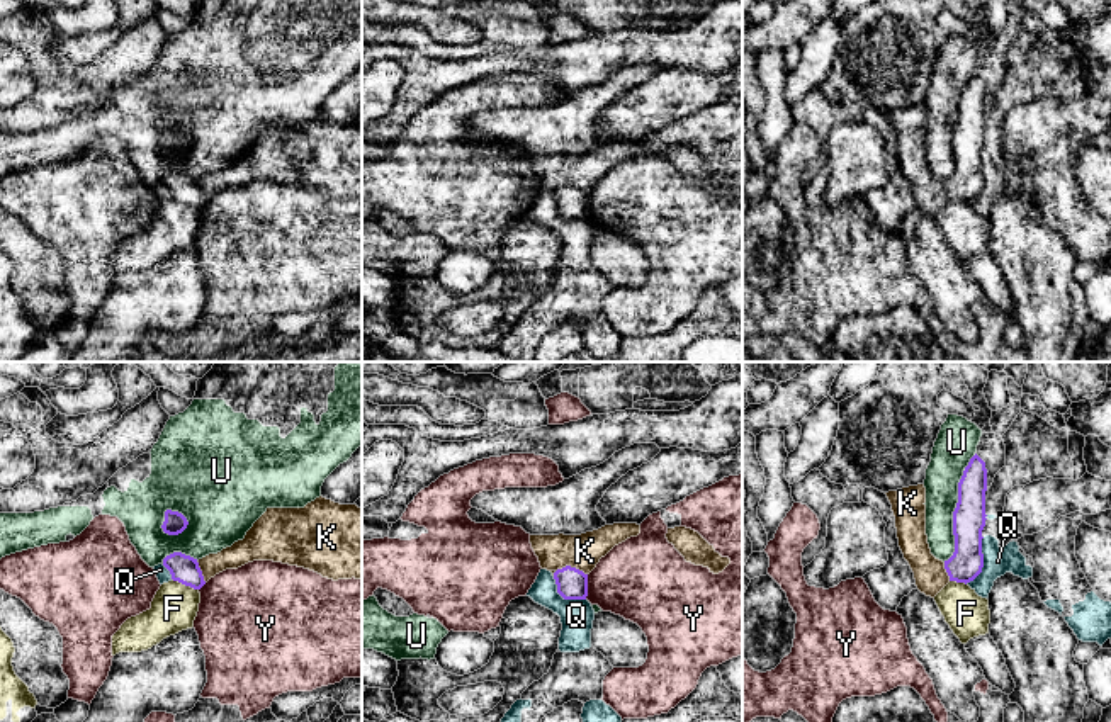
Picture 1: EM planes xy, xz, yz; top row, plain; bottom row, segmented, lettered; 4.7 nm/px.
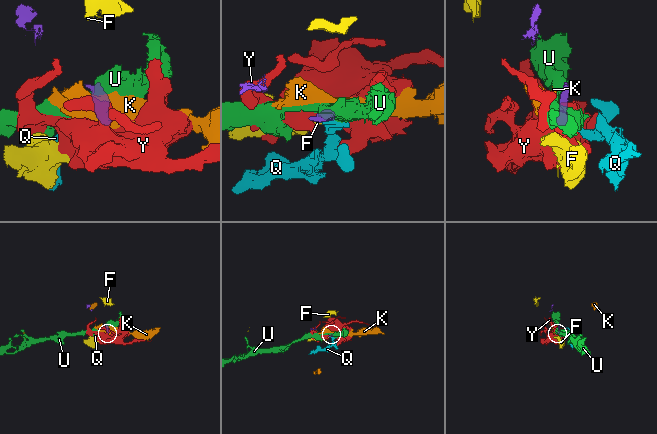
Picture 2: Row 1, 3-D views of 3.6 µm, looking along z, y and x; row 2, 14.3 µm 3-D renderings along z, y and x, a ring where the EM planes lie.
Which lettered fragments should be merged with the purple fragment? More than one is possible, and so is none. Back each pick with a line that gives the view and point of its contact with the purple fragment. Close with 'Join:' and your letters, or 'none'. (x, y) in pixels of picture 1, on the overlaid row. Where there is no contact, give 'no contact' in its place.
Join: none

